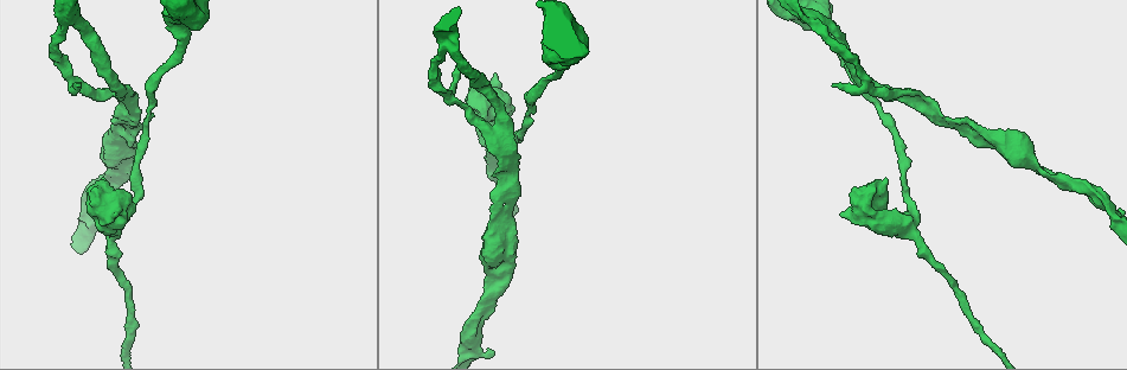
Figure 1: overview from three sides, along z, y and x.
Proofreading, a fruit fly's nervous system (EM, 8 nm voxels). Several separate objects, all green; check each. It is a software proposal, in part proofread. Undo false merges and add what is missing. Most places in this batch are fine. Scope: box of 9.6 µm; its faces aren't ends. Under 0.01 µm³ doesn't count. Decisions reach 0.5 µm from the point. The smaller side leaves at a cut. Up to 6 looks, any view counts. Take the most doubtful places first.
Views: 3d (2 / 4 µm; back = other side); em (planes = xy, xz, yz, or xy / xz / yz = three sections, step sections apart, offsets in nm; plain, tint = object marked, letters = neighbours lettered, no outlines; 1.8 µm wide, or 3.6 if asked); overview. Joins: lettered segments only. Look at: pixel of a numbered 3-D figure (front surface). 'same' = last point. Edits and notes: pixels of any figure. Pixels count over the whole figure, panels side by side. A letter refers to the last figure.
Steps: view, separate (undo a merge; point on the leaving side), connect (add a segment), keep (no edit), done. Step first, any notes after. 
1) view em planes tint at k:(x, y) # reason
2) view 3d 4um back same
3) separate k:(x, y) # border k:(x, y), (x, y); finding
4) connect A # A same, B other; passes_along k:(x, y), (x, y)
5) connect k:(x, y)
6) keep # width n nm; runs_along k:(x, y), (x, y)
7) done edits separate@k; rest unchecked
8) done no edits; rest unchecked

view em xy step 4 plain at 1:(815, 21) # three-way junction

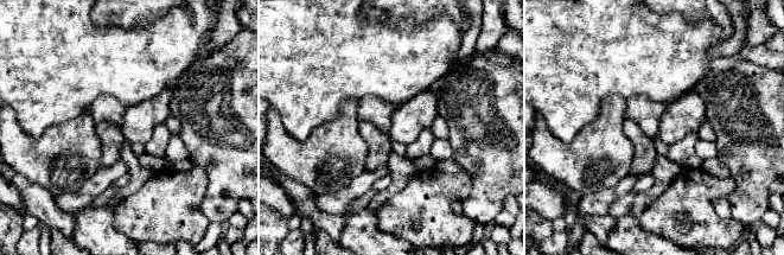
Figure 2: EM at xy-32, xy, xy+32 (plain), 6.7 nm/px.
view em xy step 4 letters same

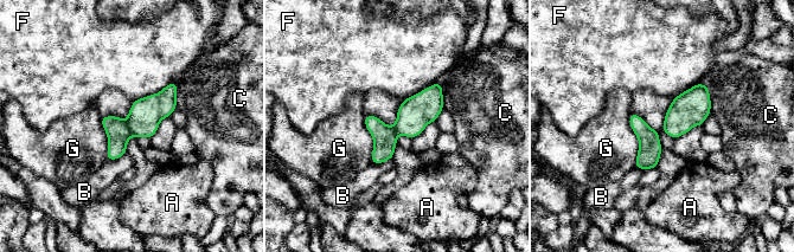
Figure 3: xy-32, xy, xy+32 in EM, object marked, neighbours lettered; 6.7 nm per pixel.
keep # width 220 nm; A other, B other, C other, F other, G other; runs_along 3:(439, 85), (384, 142), (373, 160); one neuron here

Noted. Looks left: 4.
view 3d 2um at 1:(129, 97) # arms part here

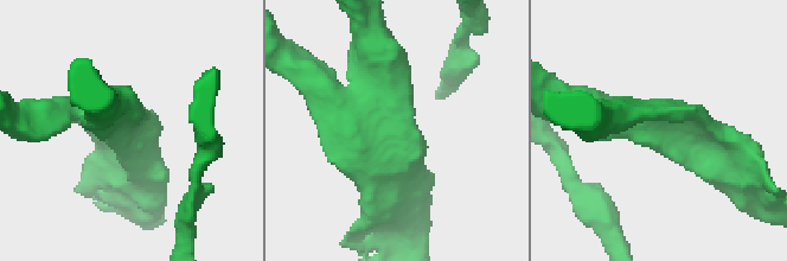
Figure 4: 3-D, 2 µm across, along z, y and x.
view em yz step 16 tint at 4:(383, 102) # now the EM

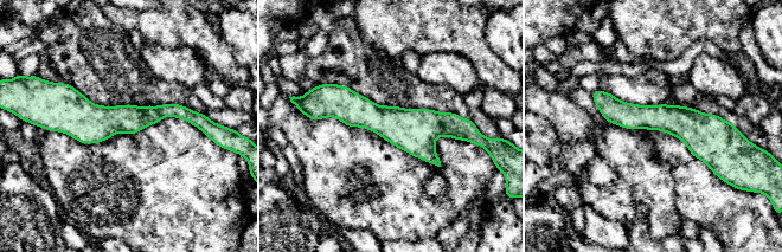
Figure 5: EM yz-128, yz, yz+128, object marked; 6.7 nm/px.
view em planes letters same # cut it another way

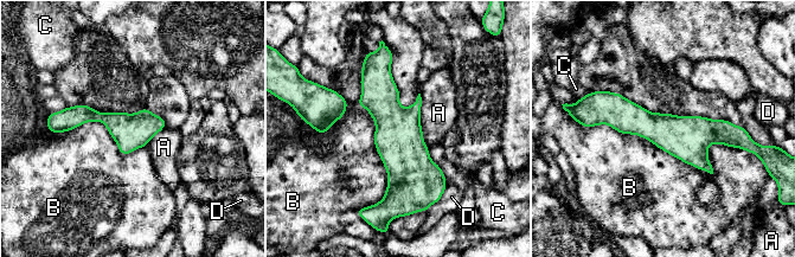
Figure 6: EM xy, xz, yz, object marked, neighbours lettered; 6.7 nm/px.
keep # longest_contact B 1100 nm; A other, B other, C other, D other; runs_along 6:(594, 120), (735, 139); continuous, no second neuron

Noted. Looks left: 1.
view em planes letters at 1:(494, 352) # an open end

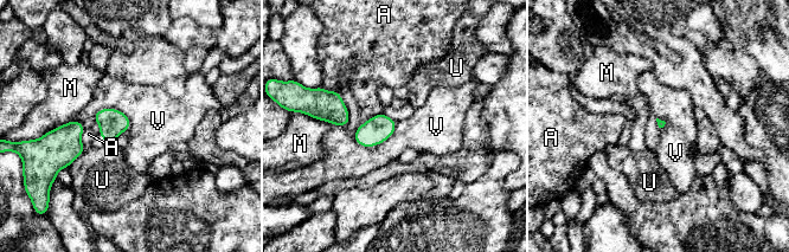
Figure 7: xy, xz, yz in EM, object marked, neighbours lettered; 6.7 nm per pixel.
keep # A other, M other, U other, V other; border 7:(397, 122), (380, 143), (354, 141); no lettered segment goes on from it

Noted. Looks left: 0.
done no edits; rest unchecked

